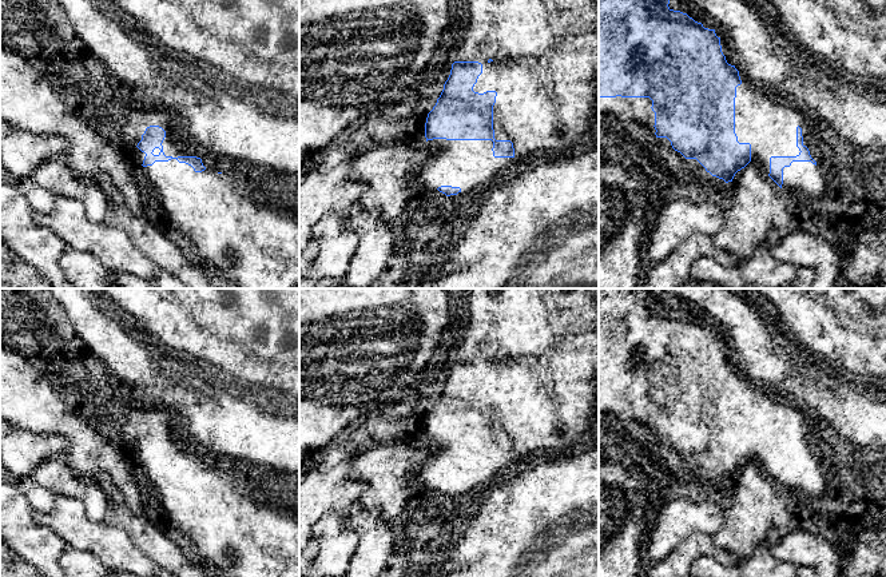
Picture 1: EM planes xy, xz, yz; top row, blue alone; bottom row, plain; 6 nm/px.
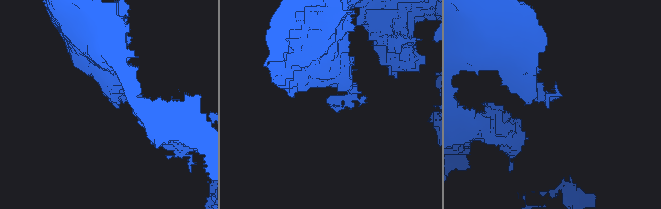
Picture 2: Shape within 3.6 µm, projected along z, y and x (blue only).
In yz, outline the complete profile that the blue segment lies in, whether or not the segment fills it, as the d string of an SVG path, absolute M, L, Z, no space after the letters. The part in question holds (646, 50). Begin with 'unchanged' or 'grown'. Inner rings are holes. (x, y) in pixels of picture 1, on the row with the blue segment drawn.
grown; M599 0L599 116L613 118L621 123L636 123L651 130L659 142L680 152L690 171L712 184L732 182L735 174L751 162L751 144L739 143L735 134L736 87L742 84L735 67L735 53L726 44L716 23L698 5L686 0Z

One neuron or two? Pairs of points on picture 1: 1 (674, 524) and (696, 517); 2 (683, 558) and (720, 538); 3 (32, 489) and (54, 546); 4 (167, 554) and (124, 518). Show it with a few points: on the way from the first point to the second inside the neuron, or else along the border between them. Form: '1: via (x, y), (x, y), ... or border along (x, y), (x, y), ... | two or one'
1: via (679, 518), (691, 517) | one
2: border along (712, 537), (718, 546), (731, 552), (739, 560) | two
3: border along (15, 486), (35, 510) | two
4: via (157, 545), (135, 526) | one

